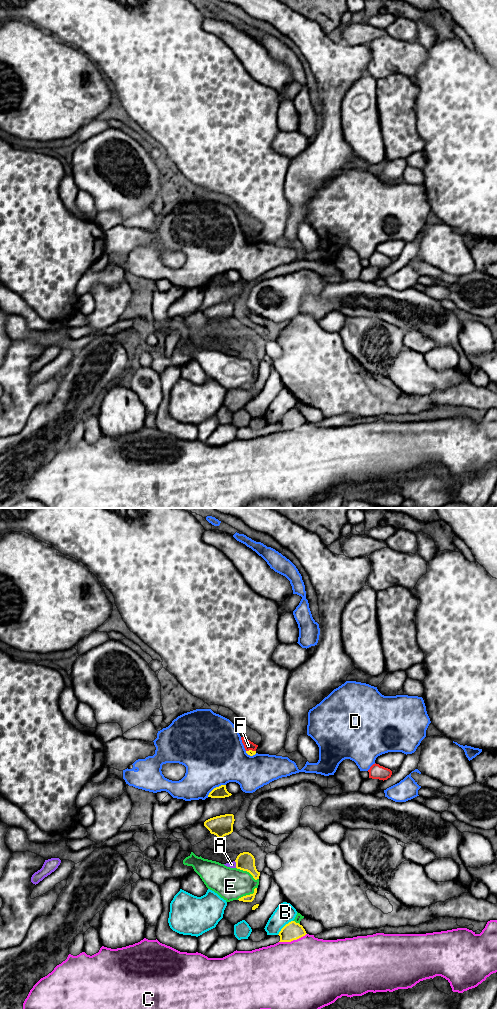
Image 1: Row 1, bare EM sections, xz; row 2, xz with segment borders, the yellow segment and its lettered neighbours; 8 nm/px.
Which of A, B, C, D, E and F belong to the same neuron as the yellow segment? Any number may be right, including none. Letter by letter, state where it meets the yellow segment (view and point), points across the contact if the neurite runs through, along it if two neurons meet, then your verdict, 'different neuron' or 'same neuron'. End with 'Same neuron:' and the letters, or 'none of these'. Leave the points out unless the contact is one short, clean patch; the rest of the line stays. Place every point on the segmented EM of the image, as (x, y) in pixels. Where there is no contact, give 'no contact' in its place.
A: contact xz (236, 864); different neuron
B: contact xz (284, 926); different neuron
C: contact xz (292, 940); different neuron
D: contact xz (216, 787); different neuron
E: contact xz (247, 871); different neuron
F: contact xz (250, 750); border xz (255, 750), (246, 751); different neuron
Same neuron: none of these

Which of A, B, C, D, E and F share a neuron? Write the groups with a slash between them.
A / B / C / D / E / F

